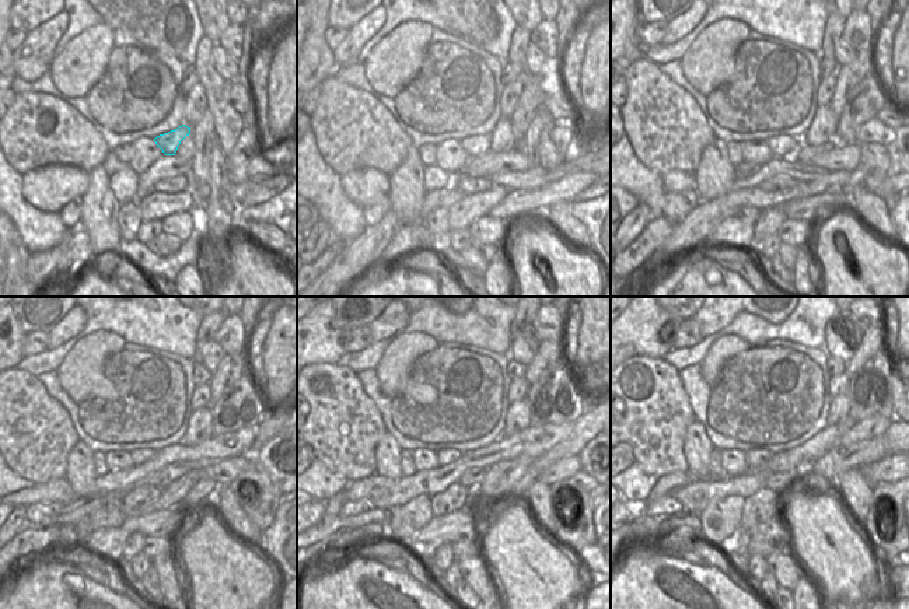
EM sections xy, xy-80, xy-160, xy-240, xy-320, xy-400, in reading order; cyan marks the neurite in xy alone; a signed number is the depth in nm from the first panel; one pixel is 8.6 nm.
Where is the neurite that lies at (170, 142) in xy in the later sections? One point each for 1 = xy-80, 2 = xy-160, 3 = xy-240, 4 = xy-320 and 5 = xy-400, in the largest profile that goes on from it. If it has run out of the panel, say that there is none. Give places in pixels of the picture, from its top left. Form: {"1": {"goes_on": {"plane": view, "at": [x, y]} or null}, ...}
{"1": {"goes_on": {"plane": "xy-80", "at": [475, 146]}}, "2": {"goes_on": {"plane": "xy-160", "at": [782, 146]}}, "3": {"goes_on": {"plane": "xy-240", "at": [139, 457]}}, "4": {"goes_on": {"plane": "xy-320", "at": [446, 457]}}, "5": {"goes_on": {"plane": "xy-400", "at": [755, 457]}}}

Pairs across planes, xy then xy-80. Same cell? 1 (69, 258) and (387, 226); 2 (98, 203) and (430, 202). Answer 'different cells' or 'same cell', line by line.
1: different cells
2: different cells

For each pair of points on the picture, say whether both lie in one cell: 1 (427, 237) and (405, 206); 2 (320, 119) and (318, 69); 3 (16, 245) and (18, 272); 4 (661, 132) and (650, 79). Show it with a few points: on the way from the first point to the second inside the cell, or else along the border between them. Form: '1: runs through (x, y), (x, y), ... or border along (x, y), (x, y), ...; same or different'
1: border along (422, 221), (405, 224); different
2: border along (332, 73), (318, 84); different
3: runs through (16, 252), (16, 265); same
4: runs through (661, 119), (660, 108), (650, 91); same

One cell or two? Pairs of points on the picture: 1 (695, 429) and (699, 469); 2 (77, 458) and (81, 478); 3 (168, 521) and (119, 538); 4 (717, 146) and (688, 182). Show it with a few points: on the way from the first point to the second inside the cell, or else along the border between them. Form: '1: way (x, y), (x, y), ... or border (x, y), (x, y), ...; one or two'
1: way (695, 438), (698, 459); one
2: way (80, 462), (80, 473); one
3: way (156, 524), (132, 525); one
4: border (692, 174), (695, 186); two

